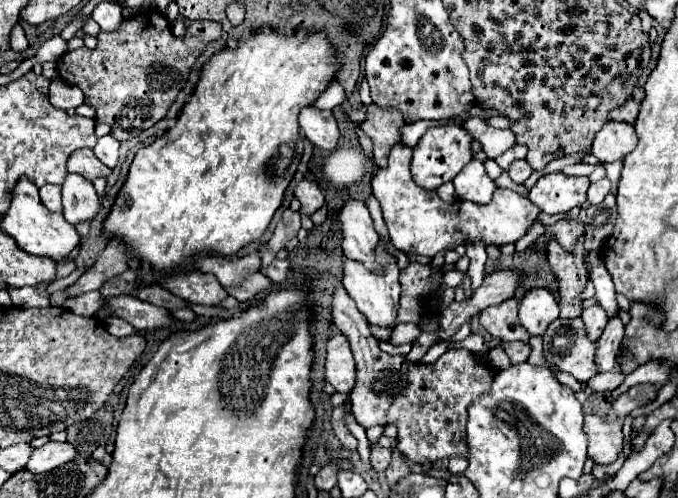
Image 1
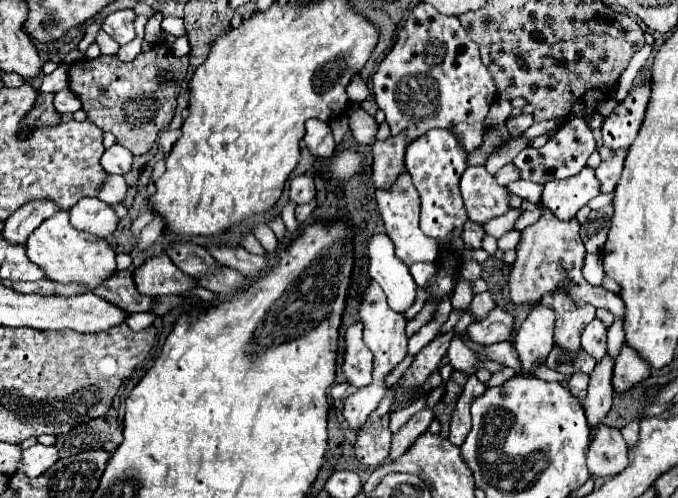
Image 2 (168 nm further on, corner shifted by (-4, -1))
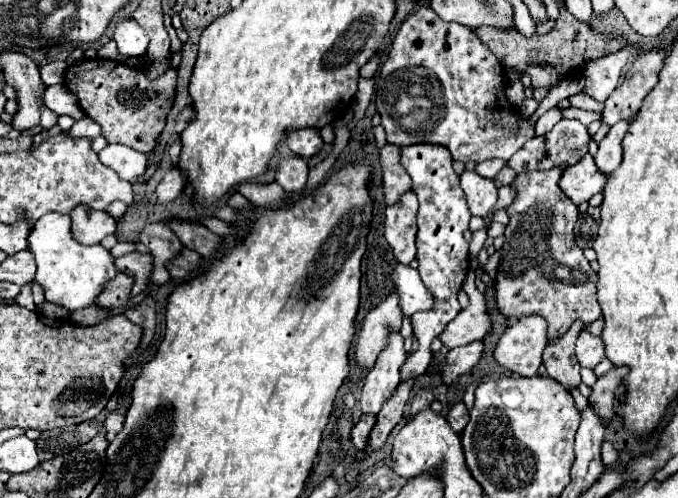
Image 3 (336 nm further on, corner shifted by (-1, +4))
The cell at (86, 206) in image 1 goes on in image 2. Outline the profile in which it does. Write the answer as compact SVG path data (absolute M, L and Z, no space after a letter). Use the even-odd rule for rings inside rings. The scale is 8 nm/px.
M82 198L70 208L70 222L76 230L94 234L98 238L108 238L118 226L118 216L106 202L98 198Z

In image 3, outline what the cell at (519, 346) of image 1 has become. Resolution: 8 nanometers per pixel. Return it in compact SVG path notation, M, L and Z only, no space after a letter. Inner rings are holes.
M473 341L469 345L463 345L463 347L455 347L447 353L447 361L441 369L441 377L443 377L443 383L449 385L451 381L455 381L459 375L471 371L479 359L483 357L485 353L485 343L483 341Z

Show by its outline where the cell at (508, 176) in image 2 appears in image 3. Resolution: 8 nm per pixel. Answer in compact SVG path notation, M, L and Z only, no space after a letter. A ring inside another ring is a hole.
M489 159L489 161L483 161L475 167L475 171L479 171L483 177L489 177L489 179L495 179L497 173L505 167L507 163L503 159Z

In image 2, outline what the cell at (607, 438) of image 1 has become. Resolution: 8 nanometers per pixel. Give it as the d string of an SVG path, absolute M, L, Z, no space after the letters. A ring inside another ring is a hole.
M600 426L588 448L588 470L592 476L616 476L628 466L628 446L618 430Z

